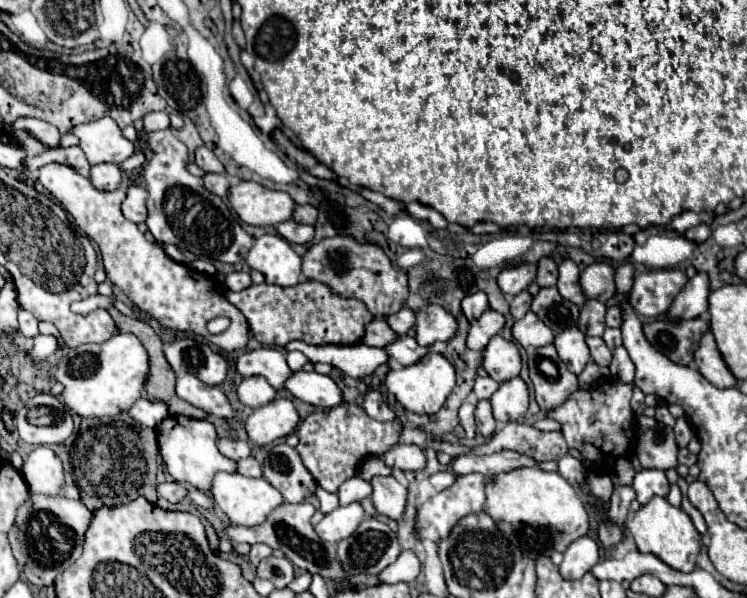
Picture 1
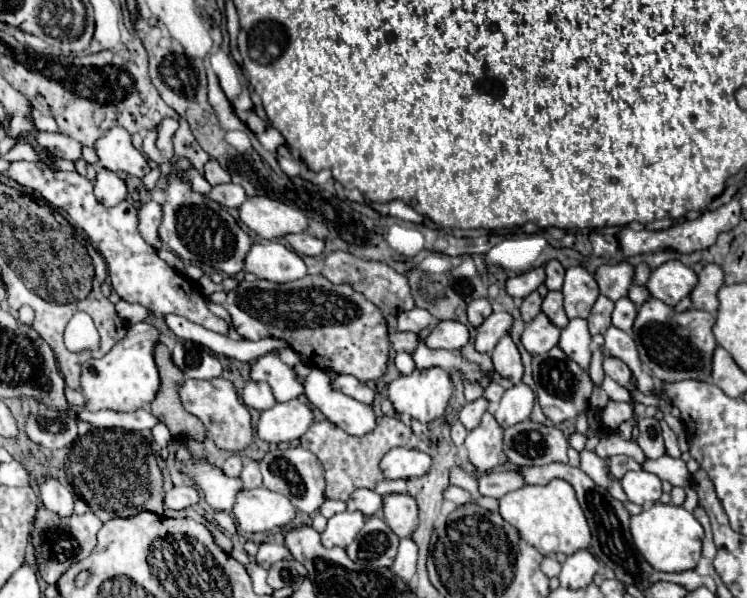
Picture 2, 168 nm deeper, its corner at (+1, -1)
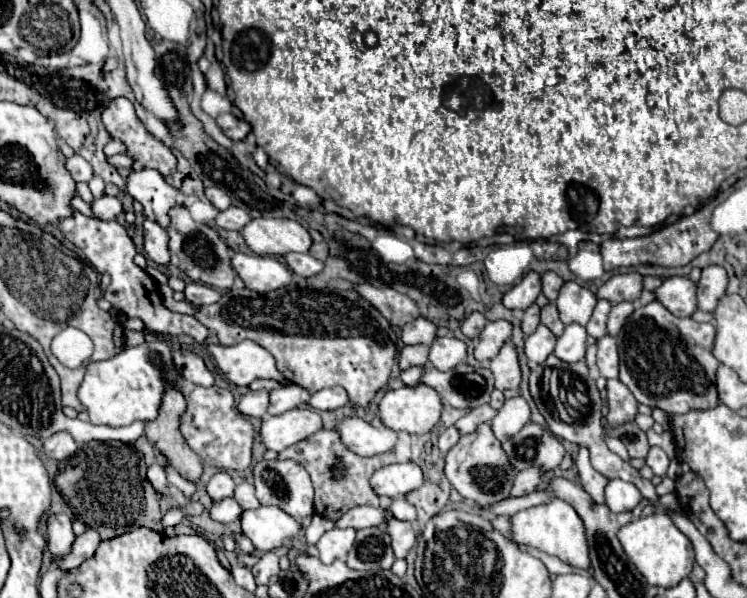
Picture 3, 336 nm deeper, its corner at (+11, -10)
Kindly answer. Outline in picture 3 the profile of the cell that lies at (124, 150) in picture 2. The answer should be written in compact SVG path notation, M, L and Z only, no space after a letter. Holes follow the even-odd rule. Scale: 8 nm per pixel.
M132 169L126 177L126 191L144 207L144 215L162 227L170 223L168 209L182 203L182 193L172 189L164 177L152 169Z

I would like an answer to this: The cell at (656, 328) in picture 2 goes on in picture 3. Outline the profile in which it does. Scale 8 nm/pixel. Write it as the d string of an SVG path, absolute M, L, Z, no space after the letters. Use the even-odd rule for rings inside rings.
M658 301L638 307L616 335L620 381L632 391L638 403L658 407L670 415L716 407L718 361L712 355L714 333L716 329L712 323L696 323L690 317L676 317Z

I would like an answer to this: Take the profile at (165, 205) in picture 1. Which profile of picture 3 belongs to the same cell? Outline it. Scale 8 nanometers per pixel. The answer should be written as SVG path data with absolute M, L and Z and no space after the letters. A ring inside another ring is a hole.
M172 207L168 211L170 225L168 225L168 249L170 249L170 263L184 271L192 281L200 281L204 285L216 289L230 289L234 283L234 269L228 243L220 237L220 233L204 223L196 223L186 207Z

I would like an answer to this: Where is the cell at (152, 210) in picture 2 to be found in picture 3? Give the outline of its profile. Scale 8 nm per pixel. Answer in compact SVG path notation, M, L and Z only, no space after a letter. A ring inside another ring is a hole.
M150 219L144 220L144 251L148 257L160 265L166 265L170 261L170 251L166 247L168 235L166 231Z

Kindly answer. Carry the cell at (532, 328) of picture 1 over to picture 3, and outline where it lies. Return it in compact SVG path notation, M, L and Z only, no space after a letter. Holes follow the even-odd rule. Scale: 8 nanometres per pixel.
M538 325L538 329L532 335L524 337L524 353L534 363L544 363L546 357L554 351L554 345L556 337L546 325Z

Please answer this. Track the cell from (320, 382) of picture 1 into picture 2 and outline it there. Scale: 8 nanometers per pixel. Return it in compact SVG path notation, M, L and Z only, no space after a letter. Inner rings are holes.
M312 368L310 376L304 378L304 392L308 400L344 432L352 436L364 436L376 428L374 410L368 404L332 390L326 372Z

